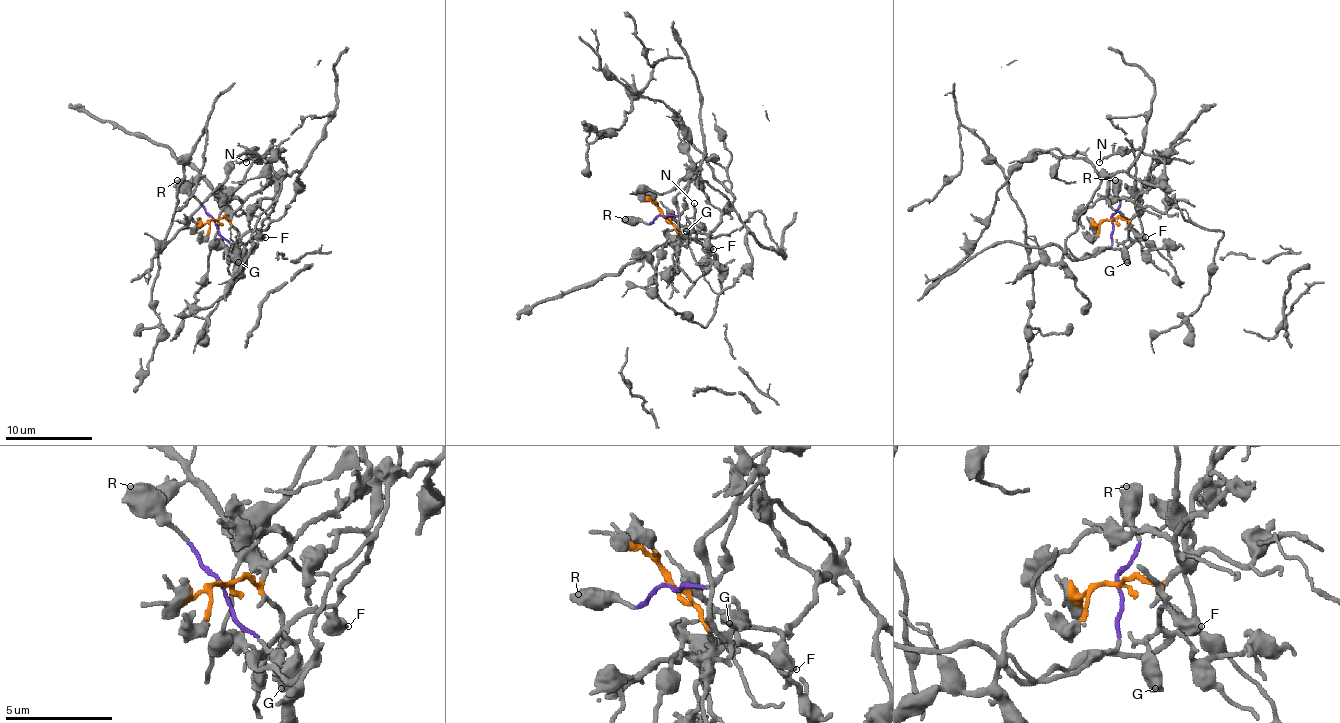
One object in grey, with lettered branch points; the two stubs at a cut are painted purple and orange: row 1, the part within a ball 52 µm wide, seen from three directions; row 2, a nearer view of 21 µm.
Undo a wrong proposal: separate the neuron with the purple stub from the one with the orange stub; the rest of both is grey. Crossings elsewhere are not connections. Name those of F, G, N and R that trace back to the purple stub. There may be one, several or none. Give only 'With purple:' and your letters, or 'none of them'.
With purple: R

